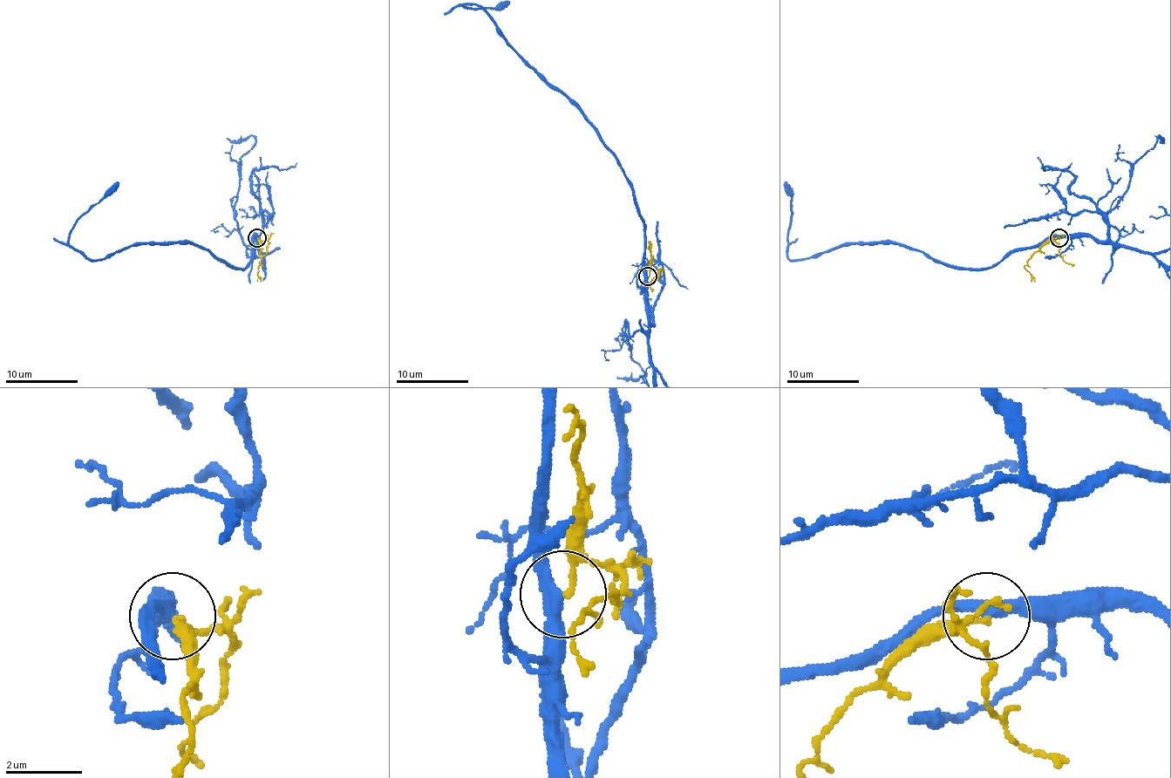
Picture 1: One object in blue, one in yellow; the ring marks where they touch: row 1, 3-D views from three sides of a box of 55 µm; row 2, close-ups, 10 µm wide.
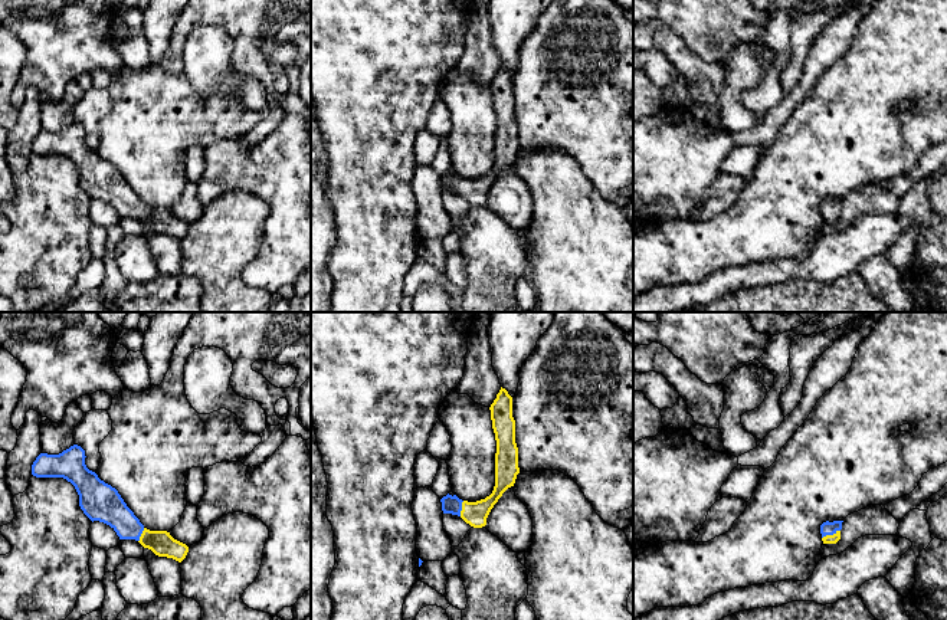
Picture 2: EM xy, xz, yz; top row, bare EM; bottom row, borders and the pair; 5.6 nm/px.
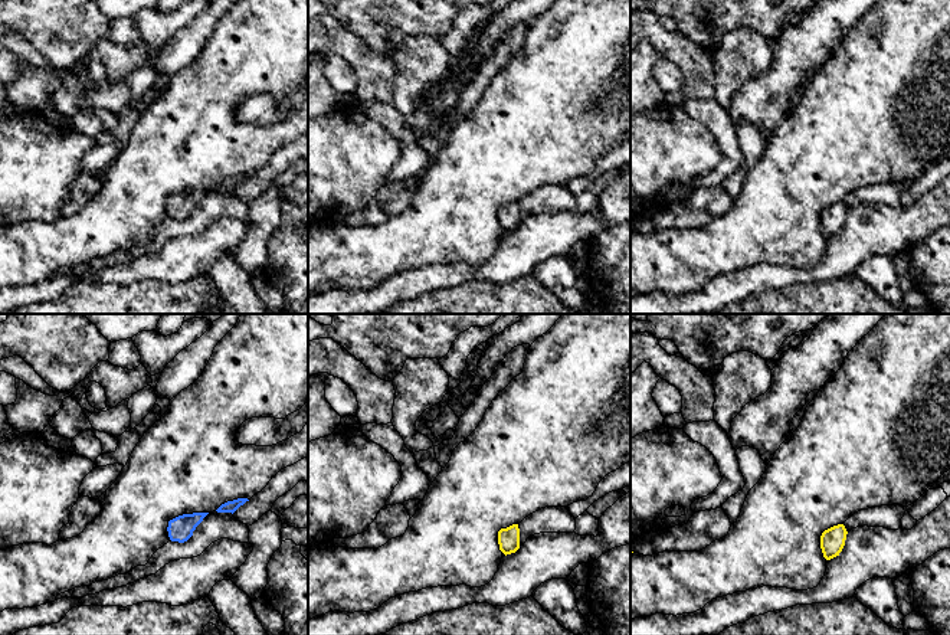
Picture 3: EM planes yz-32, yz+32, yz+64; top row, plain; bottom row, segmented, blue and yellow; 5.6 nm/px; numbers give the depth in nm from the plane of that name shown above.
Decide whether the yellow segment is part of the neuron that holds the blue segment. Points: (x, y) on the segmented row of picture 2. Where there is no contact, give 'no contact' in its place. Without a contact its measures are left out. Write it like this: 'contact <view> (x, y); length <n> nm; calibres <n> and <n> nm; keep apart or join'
contact yz (831, 534); length 120 nm; calibres 80 and 50 nm; join

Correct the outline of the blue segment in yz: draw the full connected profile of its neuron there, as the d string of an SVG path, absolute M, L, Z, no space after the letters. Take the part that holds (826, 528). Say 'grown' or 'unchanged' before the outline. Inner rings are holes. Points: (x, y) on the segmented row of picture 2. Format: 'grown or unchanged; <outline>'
grown; M826 521L820 525L823 544L836 544L840 539L842 522L843 521Z

